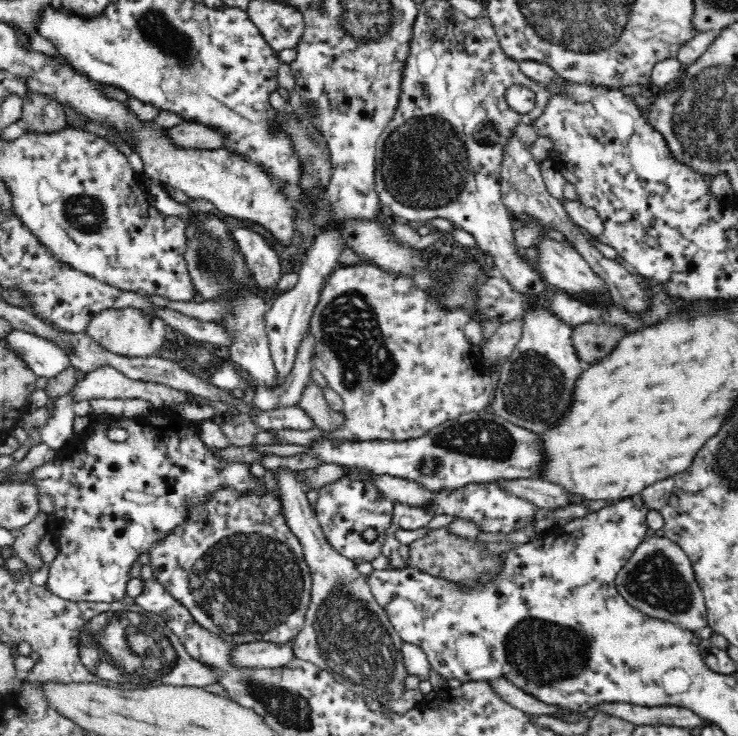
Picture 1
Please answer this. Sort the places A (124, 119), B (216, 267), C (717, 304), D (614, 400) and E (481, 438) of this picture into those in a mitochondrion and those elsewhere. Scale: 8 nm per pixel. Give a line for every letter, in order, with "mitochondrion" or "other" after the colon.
A: other
B: mitochondrion
C: other
D: other
E: mitochondrion

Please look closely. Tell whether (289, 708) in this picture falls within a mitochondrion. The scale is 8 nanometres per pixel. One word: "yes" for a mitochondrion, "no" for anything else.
yes

